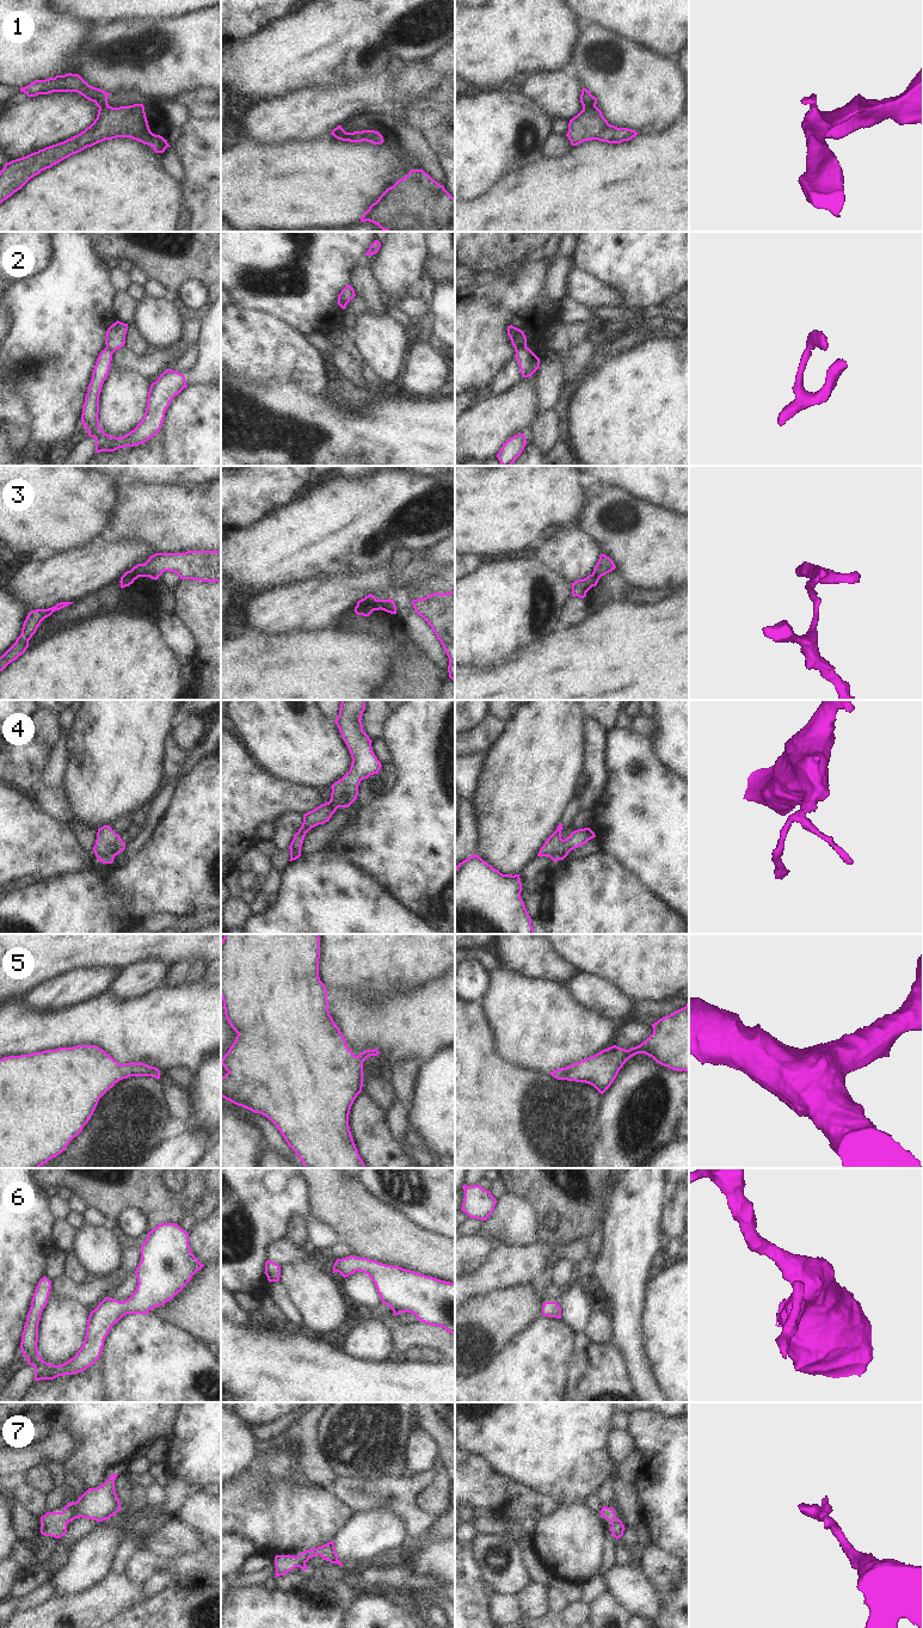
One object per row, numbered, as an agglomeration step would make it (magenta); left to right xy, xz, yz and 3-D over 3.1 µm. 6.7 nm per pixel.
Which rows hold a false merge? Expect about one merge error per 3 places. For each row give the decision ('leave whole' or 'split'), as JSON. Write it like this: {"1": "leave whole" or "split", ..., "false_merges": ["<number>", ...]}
{"1": "split", "2": "split", "3": "split", "4": "leave whole", "5": "leave whole", "6": "leave whole", "7": "leave whole", "false_merges": ["1", "2", "3"]}

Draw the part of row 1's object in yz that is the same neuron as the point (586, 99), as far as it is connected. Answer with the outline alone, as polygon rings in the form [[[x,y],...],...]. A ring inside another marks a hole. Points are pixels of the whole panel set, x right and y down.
[[[583,87],[580,94],[580,103],[583,106],[593,106],[597,104],[597,98],[593,97],[590,91]]]

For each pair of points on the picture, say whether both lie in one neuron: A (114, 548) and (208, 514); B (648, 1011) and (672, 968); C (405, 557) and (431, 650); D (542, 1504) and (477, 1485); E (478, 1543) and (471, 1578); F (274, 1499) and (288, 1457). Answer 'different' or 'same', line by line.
A: different
B: different
C: same
D: same
E: different
F: different

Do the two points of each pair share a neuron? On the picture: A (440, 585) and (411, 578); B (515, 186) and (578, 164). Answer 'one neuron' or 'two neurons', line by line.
A: two neurons
B: one neuron

